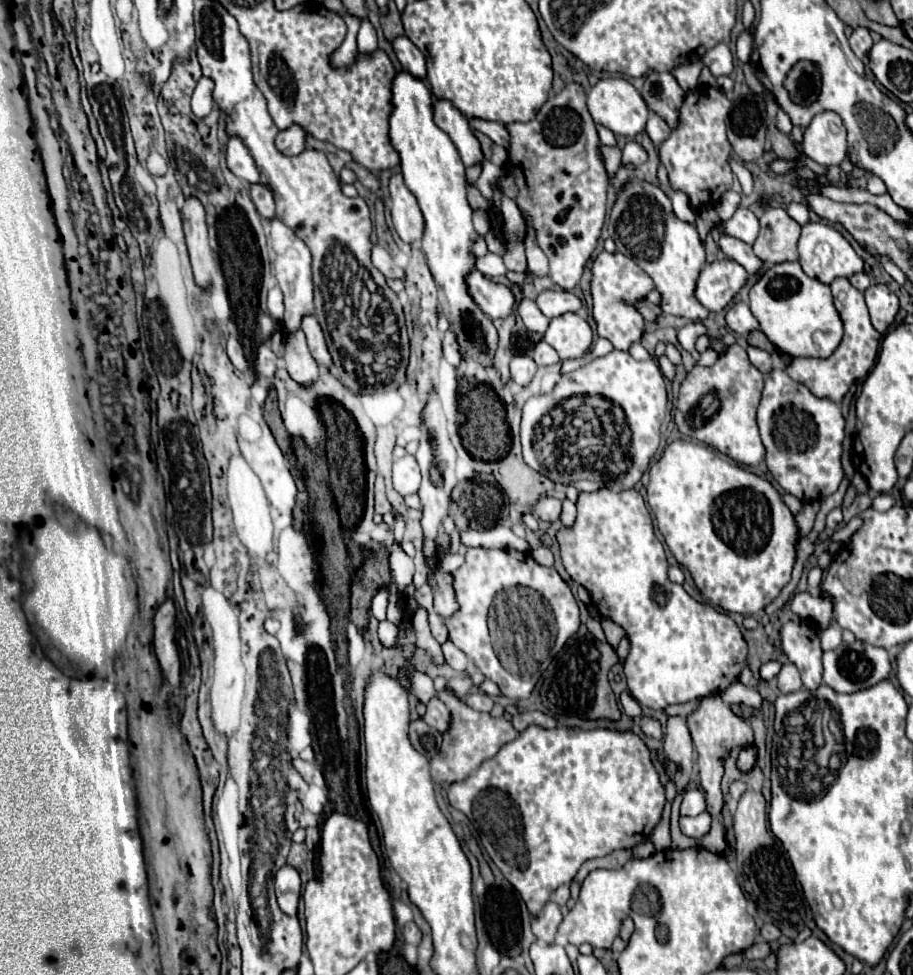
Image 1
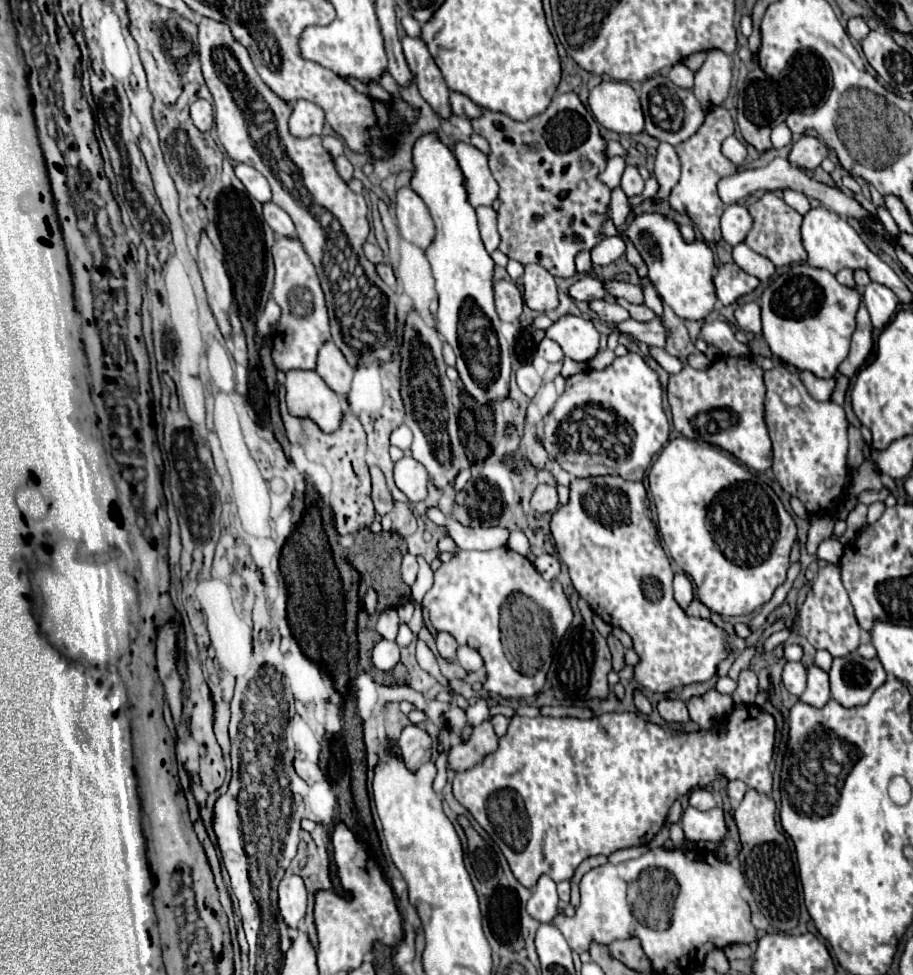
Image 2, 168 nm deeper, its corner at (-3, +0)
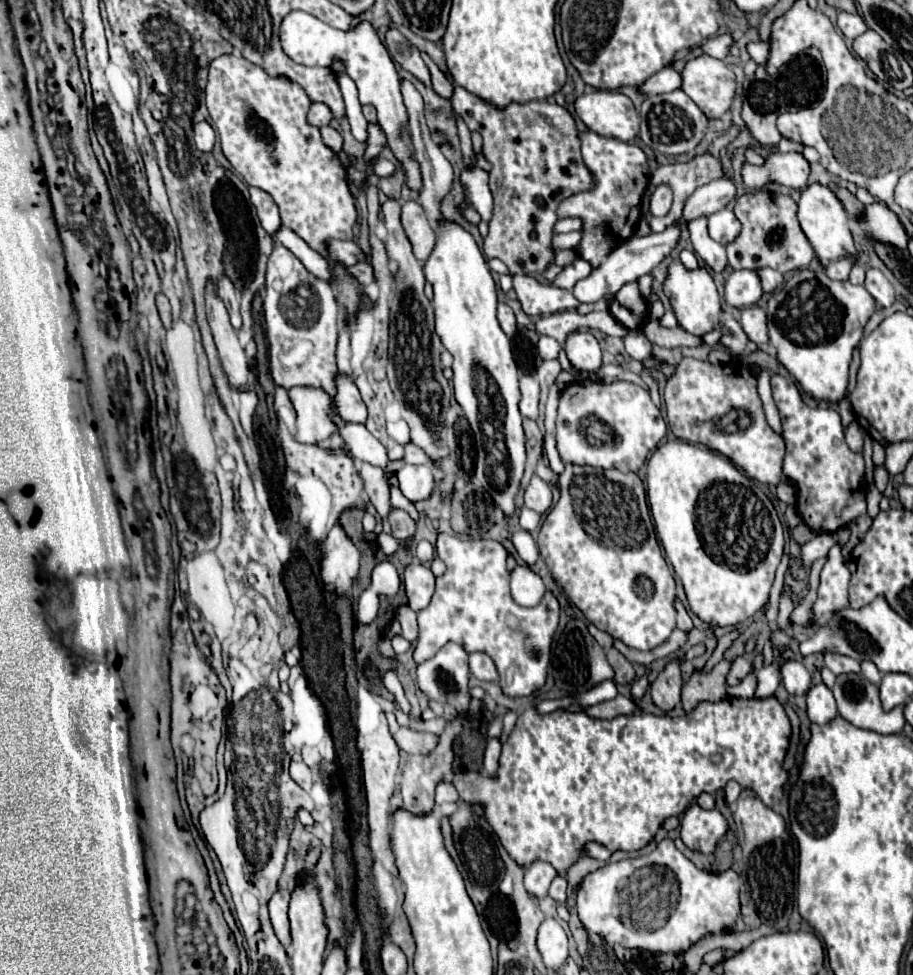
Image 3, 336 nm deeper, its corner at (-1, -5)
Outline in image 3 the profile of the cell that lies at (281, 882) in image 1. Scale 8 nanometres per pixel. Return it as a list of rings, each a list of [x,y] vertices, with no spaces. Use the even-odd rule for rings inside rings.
[[[276,890],[270,898],[270,920],[274,926],[274,932],[278,940],[288,946],[290,944],[290,922],[288,922],[288,904],[290,904],[290,892],[288,890]]]

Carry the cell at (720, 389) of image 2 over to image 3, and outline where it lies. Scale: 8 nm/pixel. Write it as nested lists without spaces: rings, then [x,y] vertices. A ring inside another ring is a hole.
[[[684,358],[676,374],[664,388],[668,426],[672,434],[690,444],[704,444],[730,458],[746,476],[778,484],[782,478],[784,440],[776,434],[764,418],[762,402],[756,390],[756,376],[742,364],[712,366],[694,358]]]

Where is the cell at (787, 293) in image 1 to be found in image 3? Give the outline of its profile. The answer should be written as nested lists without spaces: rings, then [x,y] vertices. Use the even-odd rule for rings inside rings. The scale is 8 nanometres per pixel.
[[[800,270],[786,280],[786,284],[776,290],[768,300],[768,336],[770,344],[776,348],[778,362],[800,382],[800,386],[812,394],[816,400],[838,402],[848,384],[848,368],[852,360],[852,350],[862,338],[862,328],[874,314],[874,298],[864,286],[854,286],[848,280],[830,280],[822,270]]]

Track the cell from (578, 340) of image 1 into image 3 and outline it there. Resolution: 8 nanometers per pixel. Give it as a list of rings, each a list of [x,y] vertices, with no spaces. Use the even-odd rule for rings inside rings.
[[[570,332],[564,344],[568,360],[580,370],[580,372],[596,372],[602,364],[602,352],[598,346],[598,340],[590,332]]]

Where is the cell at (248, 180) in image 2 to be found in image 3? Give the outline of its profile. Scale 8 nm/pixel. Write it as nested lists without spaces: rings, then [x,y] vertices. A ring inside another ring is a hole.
[[[250,186],[250,198],[252,198],[252,204],[256,206],[258,210],[258,218],[262,222],[262,228],[268,232],[268,234],[276,234],[276,230],[280,228],[280,214],[278,214],[278,206],[274,204],[272,196],[268,192],[262,192],[260,188],[254,188]]]

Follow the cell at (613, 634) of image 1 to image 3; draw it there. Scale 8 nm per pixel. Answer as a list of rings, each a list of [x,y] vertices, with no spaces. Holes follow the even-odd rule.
[[[614,646],[606,650],[606,656],[608,656],[610,666],[614,668],[614,682],[616,684],[630,684],[634,680],[634,668],[632,668],[632,664]]]

